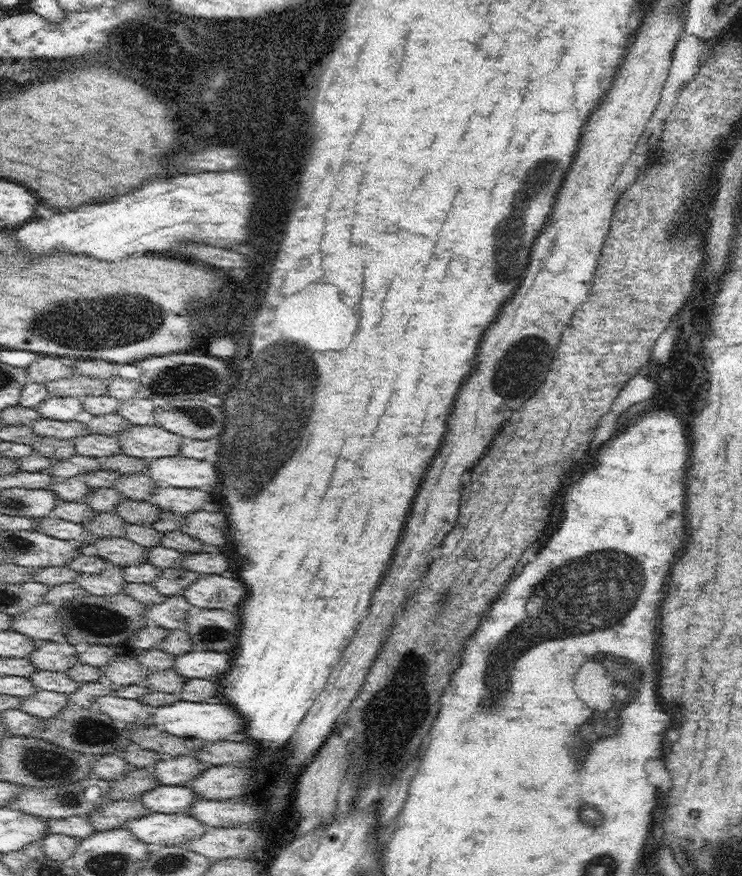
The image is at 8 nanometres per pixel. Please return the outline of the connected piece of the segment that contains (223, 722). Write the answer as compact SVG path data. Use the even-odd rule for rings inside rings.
M183 699L172 706L158 707L155 714L155 725L172 734L188 737L196 742L224 742L232 740L240 732L246 733L249 726L246 718L242 716L242 712L230 701L192 702Z

